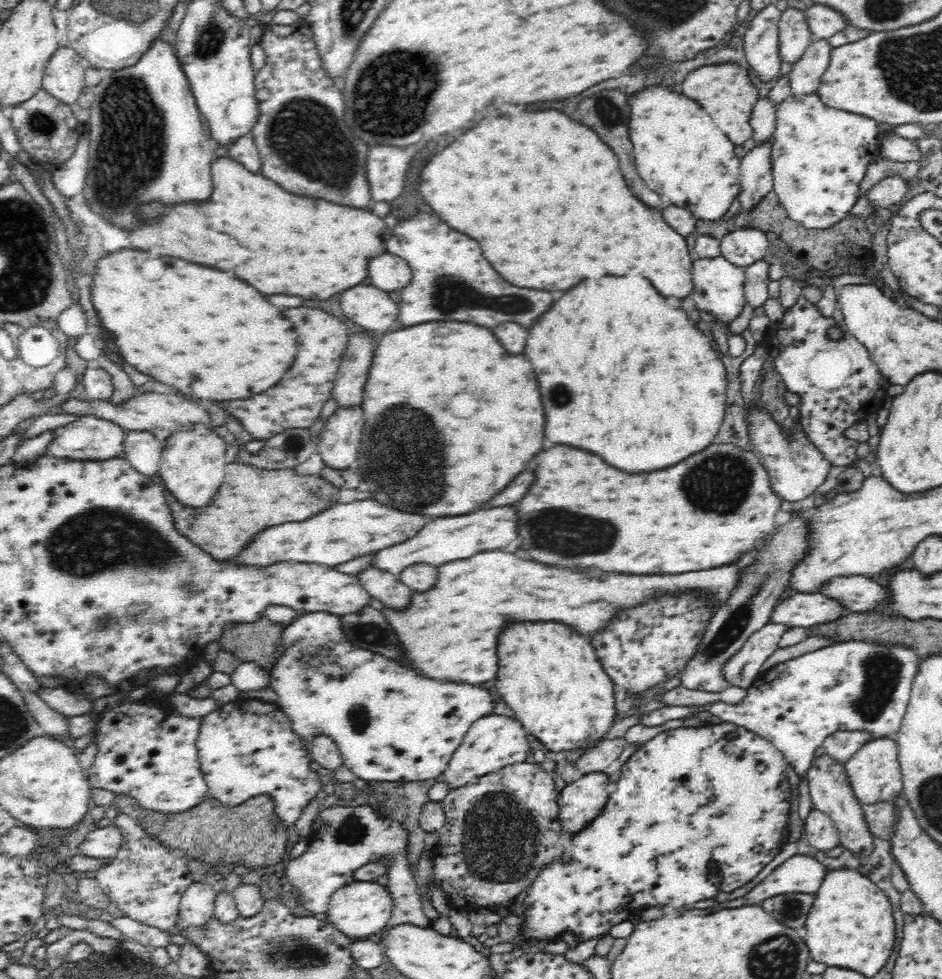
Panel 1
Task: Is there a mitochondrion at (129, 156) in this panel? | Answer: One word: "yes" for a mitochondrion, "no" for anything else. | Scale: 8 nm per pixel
yes

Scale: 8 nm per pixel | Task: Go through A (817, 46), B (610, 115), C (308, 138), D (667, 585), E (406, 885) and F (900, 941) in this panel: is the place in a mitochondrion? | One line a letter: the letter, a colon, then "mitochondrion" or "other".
A: other
B: mitochondrion
C: mitochondrion
D: other
E: other
F: other

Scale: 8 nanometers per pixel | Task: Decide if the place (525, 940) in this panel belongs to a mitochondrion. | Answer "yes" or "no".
no

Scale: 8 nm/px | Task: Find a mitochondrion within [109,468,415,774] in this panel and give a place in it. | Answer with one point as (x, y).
(370, 633)

